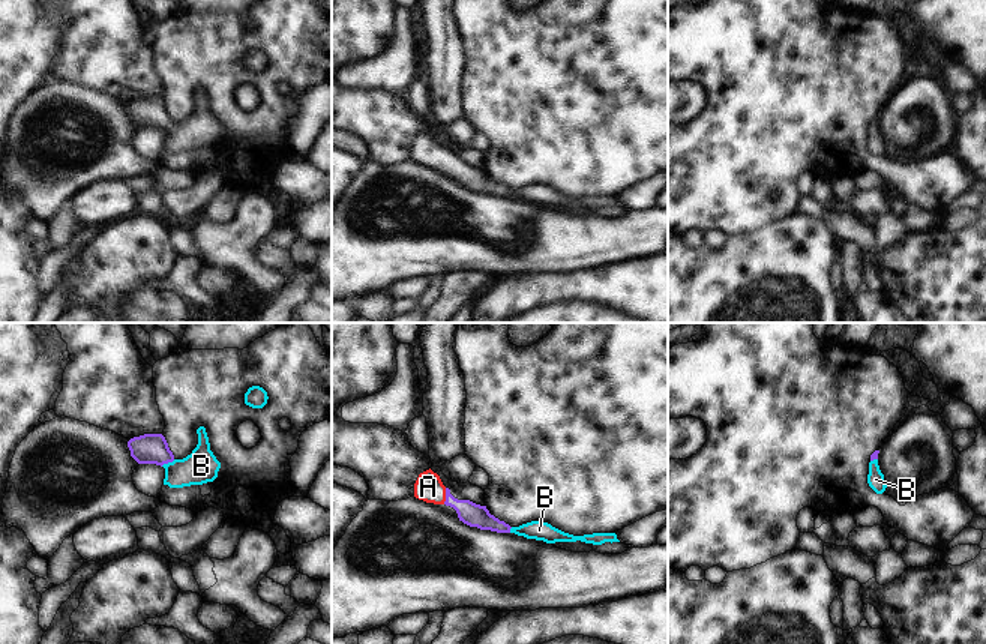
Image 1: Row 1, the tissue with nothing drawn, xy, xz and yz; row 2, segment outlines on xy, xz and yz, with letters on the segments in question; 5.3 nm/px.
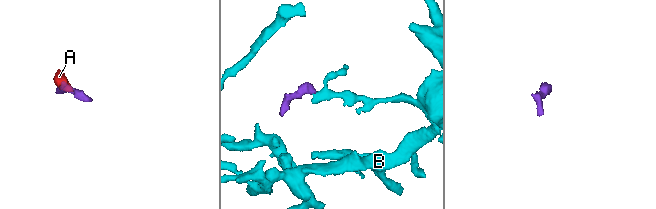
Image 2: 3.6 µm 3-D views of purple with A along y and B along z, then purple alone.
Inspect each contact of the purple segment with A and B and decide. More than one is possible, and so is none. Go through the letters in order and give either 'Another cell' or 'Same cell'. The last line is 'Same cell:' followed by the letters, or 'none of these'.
A: Same cell
B: Same cell
Same cell: A, B.

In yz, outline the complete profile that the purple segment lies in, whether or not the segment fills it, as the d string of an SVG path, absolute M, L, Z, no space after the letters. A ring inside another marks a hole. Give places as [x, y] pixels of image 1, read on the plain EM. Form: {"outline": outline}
{"outline": "M875 114L870 119L867 147L876 158L882 158L887 149L884 144L884 138L881 137L879 129L878 129L878 117L879 114Z"}

